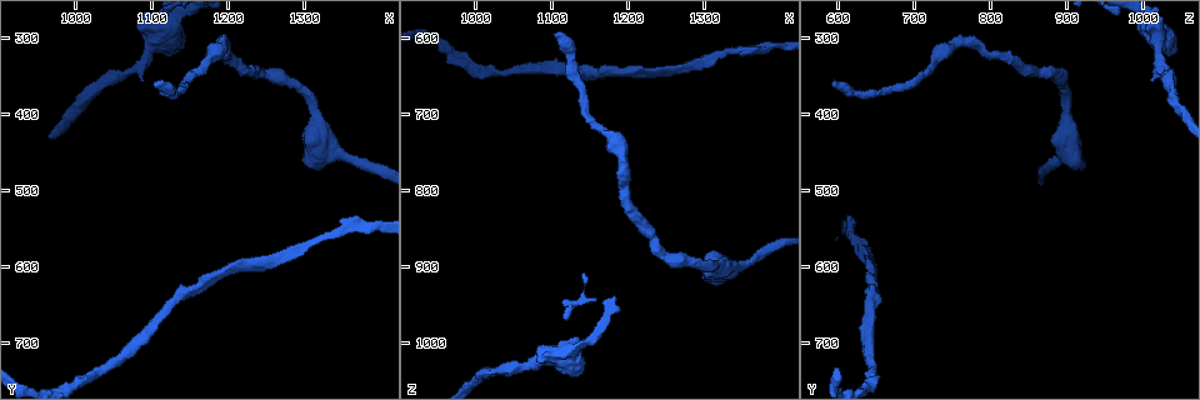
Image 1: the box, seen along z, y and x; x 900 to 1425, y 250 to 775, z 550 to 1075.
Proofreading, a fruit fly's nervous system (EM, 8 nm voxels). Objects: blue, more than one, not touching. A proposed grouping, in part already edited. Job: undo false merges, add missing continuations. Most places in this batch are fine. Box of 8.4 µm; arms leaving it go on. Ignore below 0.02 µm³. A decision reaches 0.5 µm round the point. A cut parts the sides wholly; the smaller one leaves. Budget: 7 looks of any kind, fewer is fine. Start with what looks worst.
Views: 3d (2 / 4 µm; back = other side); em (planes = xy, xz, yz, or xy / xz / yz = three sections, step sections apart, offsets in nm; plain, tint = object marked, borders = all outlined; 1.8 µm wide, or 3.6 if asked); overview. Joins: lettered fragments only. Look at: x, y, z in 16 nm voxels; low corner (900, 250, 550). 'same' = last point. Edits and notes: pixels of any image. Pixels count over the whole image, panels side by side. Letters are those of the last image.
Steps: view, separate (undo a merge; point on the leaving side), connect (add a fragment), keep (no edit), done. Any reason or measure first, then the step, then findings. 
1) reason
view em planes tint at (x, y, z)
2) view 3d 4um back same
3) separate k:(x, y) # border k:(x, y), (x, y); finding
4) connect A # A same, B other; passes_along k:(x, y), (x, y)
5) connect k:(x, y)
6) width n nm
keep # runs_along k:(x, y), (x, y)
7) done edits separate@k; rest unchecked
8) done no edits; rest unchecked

view 3d 4um at (1315, 470, 920)

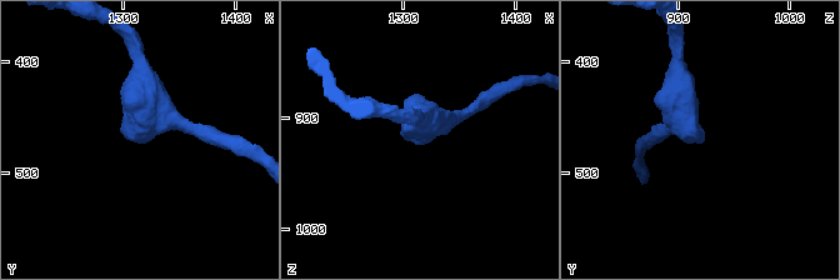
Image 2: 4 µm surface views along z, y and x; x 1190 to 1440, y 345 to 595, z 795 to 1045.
shape alone is not enough
view em yz step 4 tint at (1316, 468, 924)

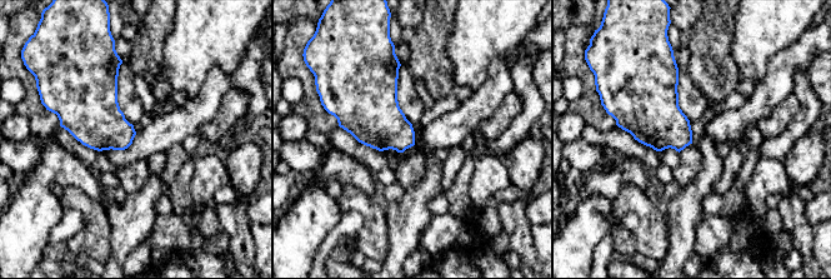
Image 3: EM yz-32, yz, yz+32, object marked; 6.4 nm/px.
see the neighbours
view em yz step 4 borders same

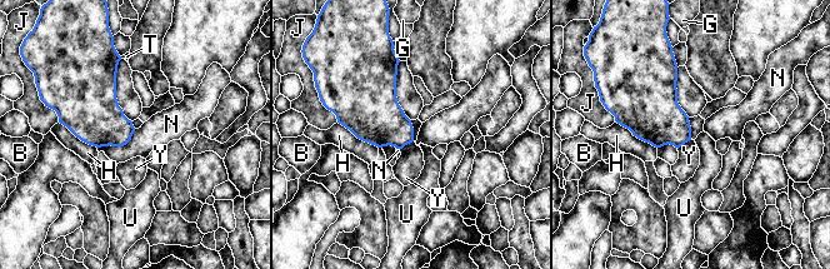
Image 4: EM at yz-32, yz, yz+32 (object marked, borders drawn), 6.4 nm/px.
width 240 nm
keep # B other, G other, H other, J other, N other, T other, U other, Y other; border 4:(135, 129), (125, 144), (98, 148); no lettered fragment goes on from it

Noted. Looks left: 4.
a narrow waist
view 3d 4um at (1035, 740, 645)

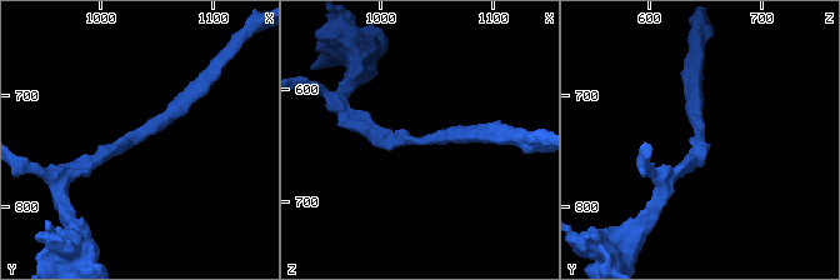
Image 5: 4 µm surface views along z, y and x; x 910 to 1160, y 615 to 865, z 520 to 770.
arm_widths 180, 220 nm
view em planes borders at (1036, 736, 646)

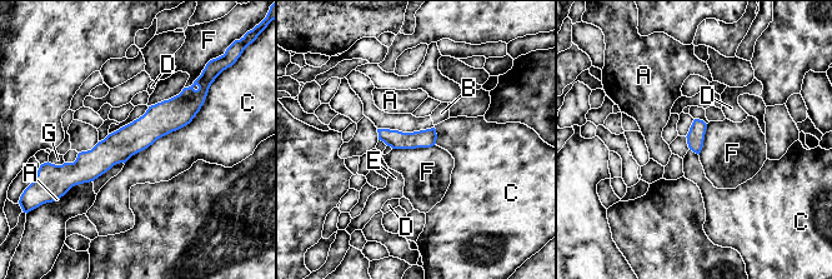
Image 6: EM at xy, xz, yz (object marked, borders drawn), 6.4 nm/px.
keep # A other, B other, C other, D other, E other, F other, G other; continuous, no second cell

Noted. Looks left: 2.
branch point
view em 3.6um planes plain at (1110, 310, 1020)

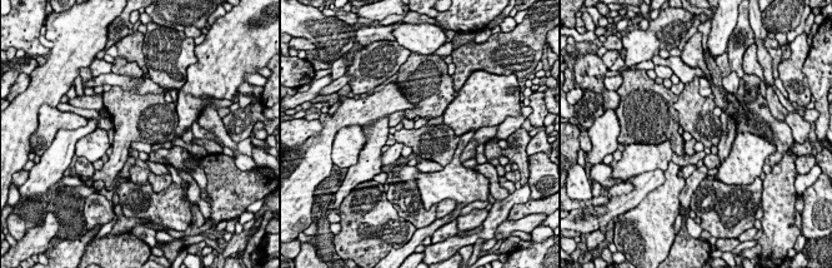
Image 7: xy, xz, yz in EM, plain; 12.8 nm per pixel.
view em 3.6um planes borders same

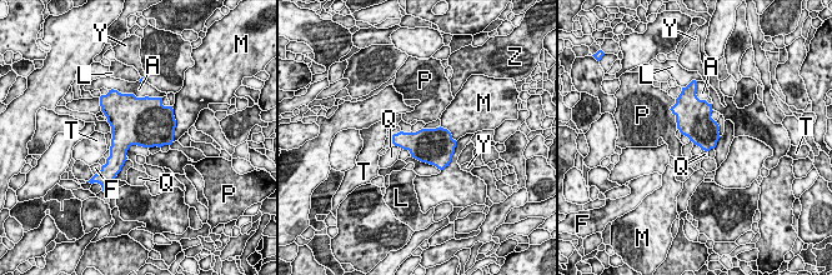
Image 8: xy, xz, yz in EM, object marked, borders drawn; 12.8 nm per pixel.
longest_contact P 360 nm
keep # A other, F other, L other, M other, P other, Q other, T other, Y other, Z other; all the same cell

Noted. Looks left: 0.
done no edits; rest unchecked

